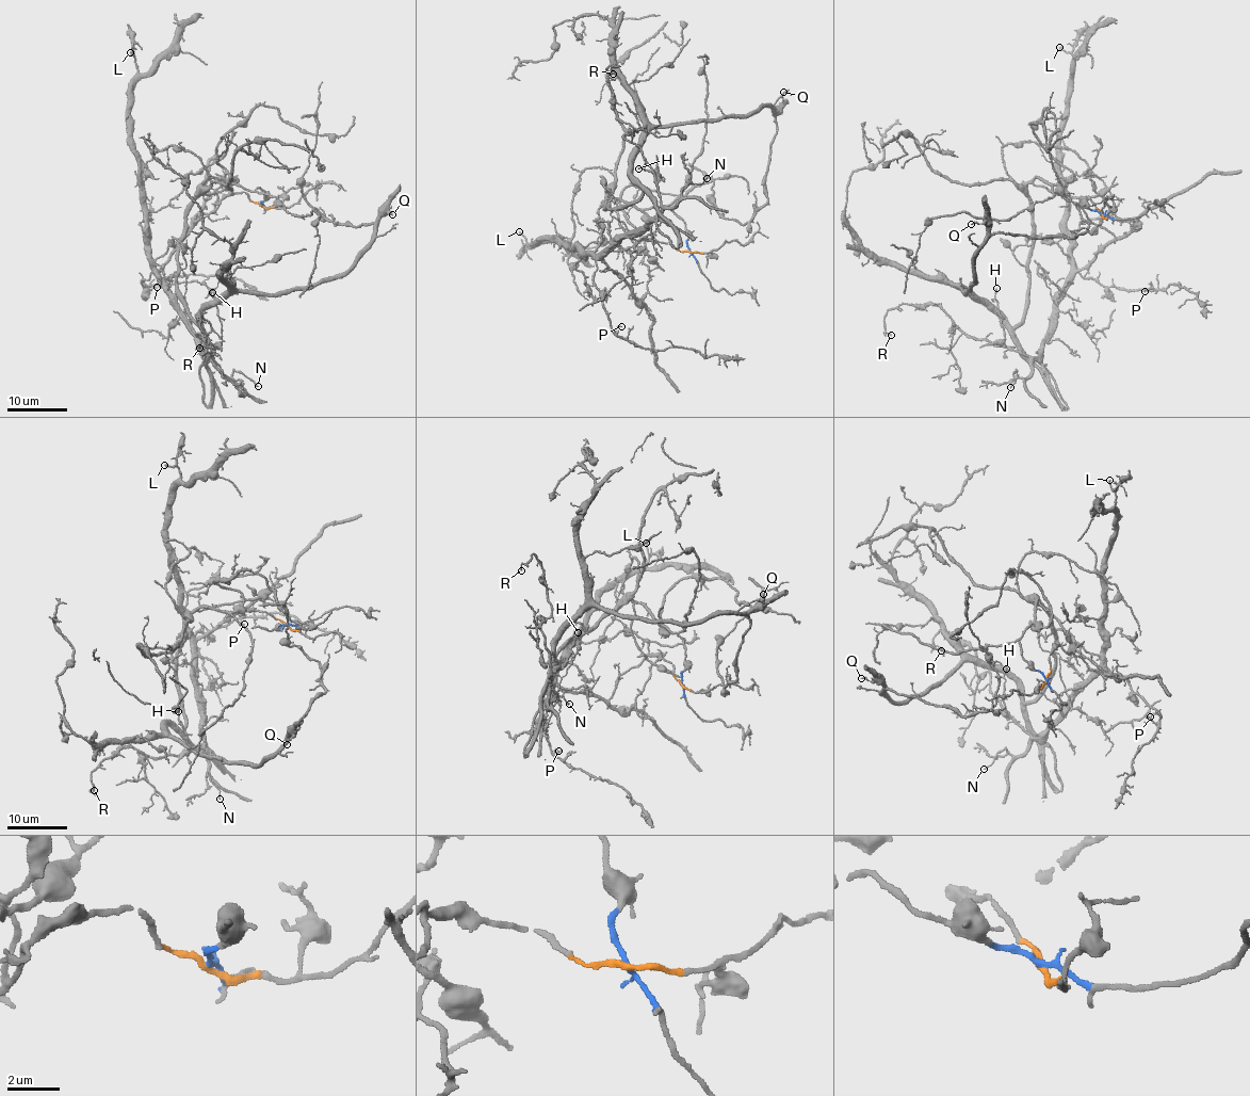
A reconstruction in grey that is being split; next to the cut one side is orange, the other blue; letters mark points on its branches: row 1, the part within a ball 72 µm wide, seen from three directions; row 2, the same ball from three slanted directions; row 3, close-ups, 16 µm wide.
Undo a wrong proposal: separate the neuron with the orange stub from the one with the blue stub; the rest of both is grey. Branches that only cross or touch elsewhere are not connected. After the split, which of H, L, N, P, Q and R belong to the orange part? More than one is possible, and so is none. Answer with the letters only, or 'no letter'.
H, L, N, P, R

